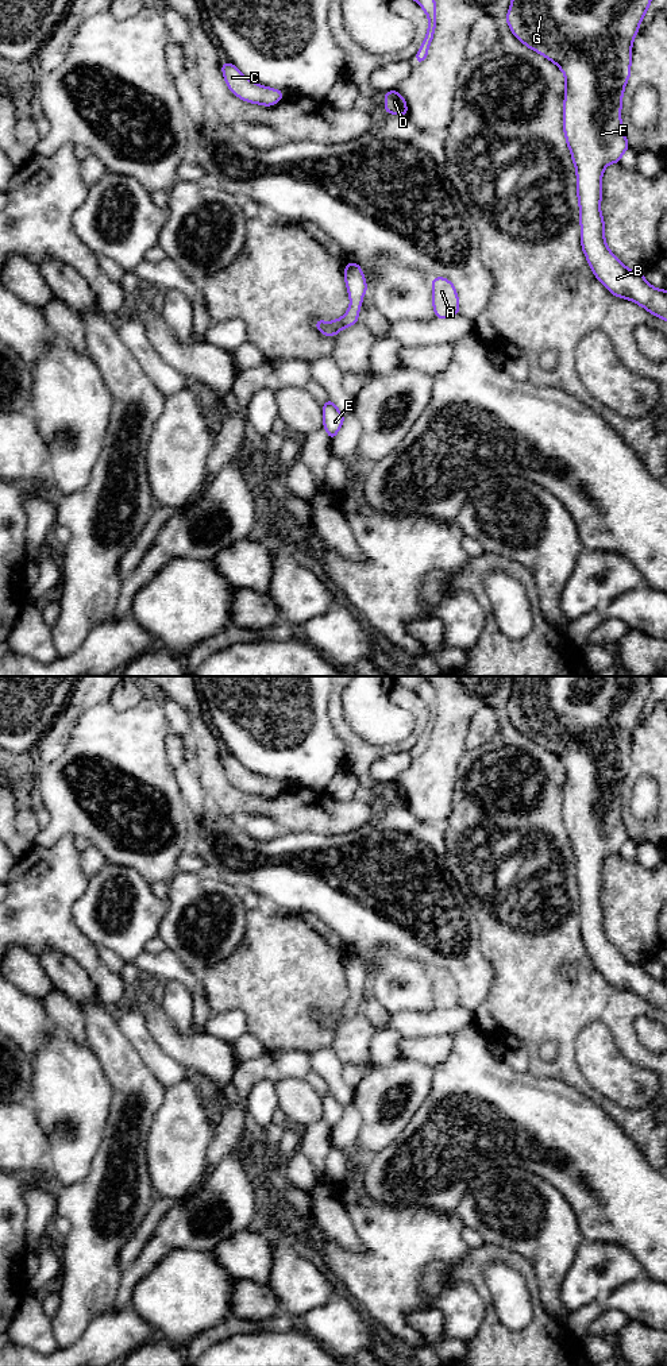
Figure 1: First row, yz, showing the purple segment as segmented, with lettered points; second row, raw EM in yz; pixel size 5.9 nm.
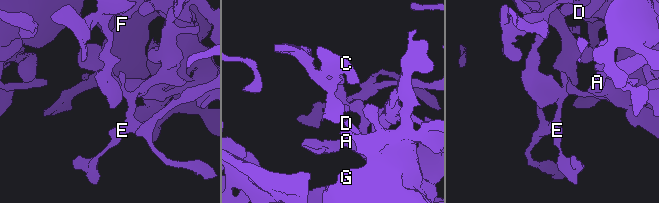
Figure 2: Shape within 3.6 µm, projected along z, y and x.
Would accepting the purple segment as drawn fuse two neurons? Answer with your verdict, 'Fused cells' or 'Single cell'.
Fused cells

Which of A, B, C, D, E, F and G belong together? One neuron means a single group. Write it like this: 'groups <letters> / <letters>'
groups A B C D F G / E

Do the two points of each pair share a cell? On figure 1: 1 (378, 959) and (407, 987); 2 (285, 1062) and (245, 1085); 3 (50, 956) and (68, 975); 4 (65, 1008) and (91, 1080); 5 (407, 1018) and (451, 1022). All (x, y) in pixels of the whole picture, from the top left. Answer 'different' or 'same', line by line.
1: same
2: same
3: same
4: different
5: same

